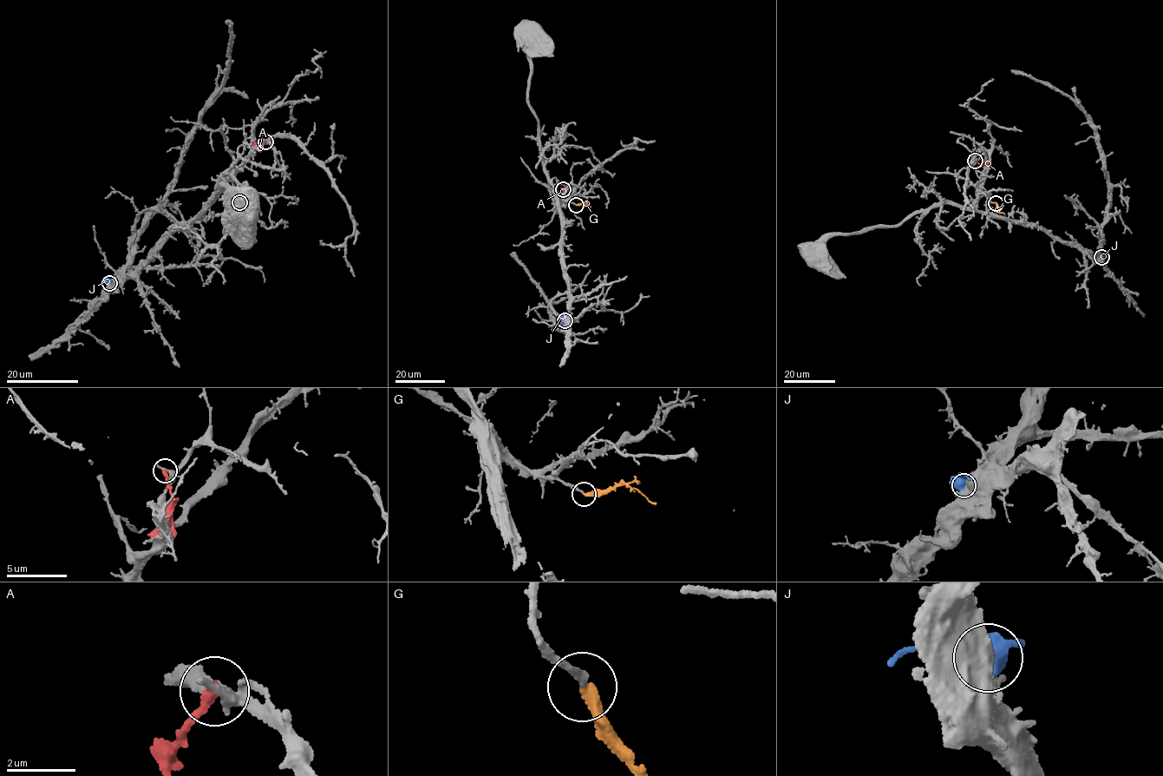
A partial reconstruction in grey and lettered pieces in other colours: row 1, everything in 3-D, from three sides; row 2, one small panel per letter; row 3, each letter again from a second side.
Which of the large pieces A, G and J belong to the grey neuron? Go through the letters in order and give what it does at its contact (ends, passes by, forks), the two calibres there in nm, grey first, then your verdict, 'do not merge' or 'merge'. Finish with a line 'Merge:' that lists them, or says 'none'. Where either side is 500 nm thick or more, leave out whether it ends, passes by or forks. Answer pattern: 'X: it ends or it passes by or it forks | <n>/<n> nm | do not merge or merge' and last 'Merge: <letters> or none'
A: it ends | 280/320 nm | do not merge
G: it ends | 190/320 nm | merge
J: 800/440 nm | do not merge
Merge: G

